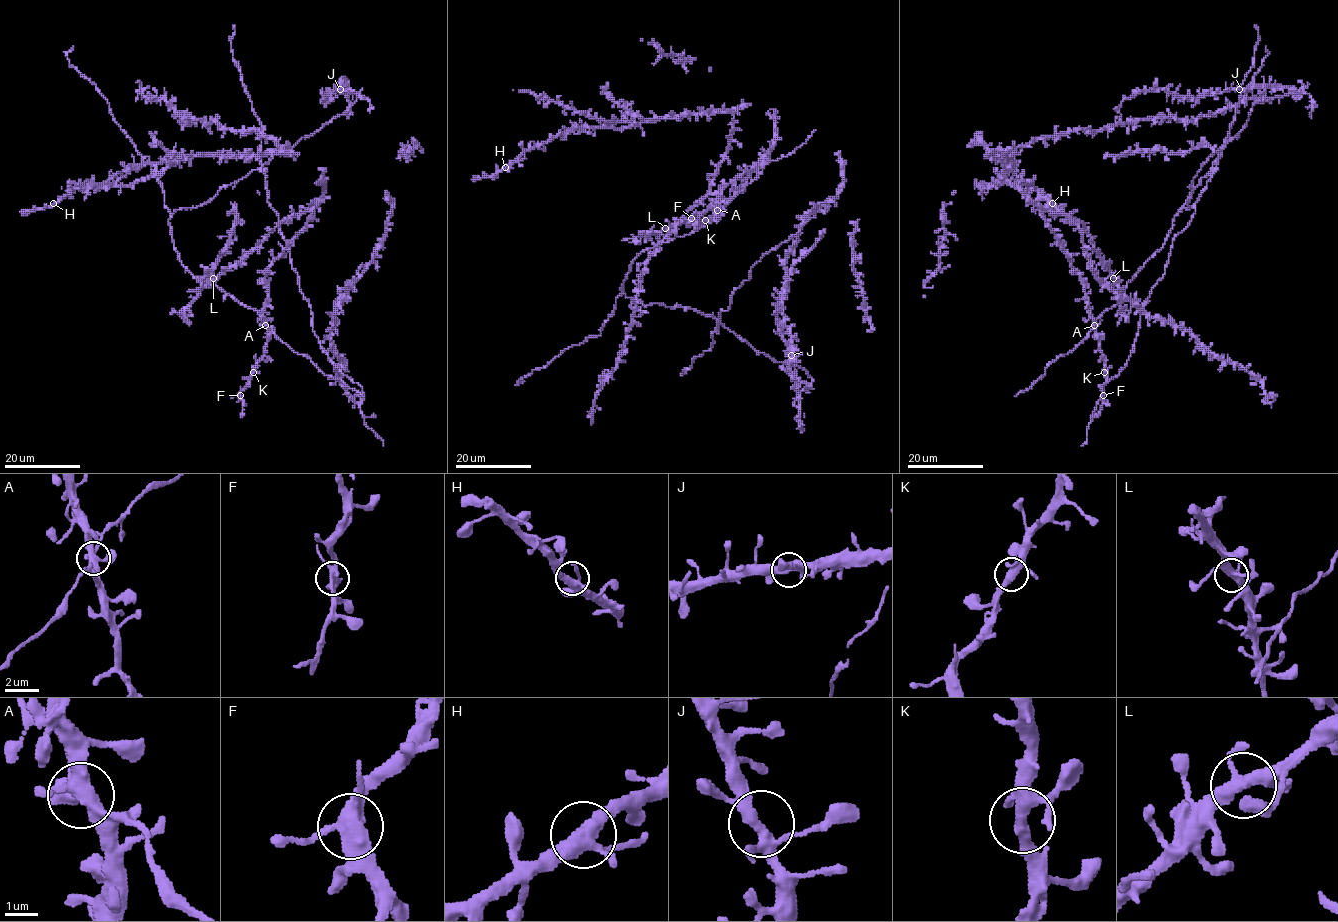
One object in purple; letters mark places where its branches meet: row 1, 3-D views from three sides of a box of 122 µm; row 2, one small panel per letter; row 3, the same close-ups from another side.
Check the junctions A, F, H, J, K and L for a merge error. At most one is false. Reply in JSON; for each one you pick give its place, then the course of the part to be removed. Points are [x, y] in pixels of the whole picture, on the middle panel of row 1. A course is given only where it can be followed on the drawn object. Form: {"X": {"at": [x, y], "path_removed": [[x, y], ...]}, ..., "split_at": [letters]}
{"F": {"at": [691, 218]}, "split_at": ["F"]}

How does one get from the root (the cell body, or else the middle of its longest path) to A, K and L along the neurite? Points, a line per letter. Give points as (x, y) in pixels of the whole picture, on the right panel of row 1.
A: (1130, 280), (1118, 302), (1094, 325)
K: (1130, 280), (1118, 302), (1095, 323), (1104, 372)
L: (1130, 280), (1118, 302), (1095, 319), (1081, 277), (1042, 212), (1077, 219), (1113, 278)

